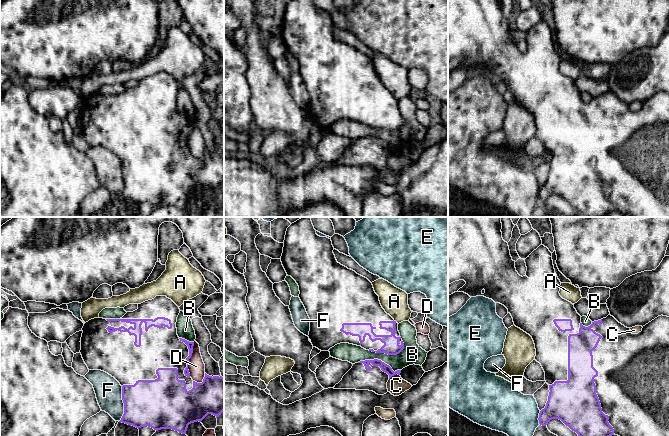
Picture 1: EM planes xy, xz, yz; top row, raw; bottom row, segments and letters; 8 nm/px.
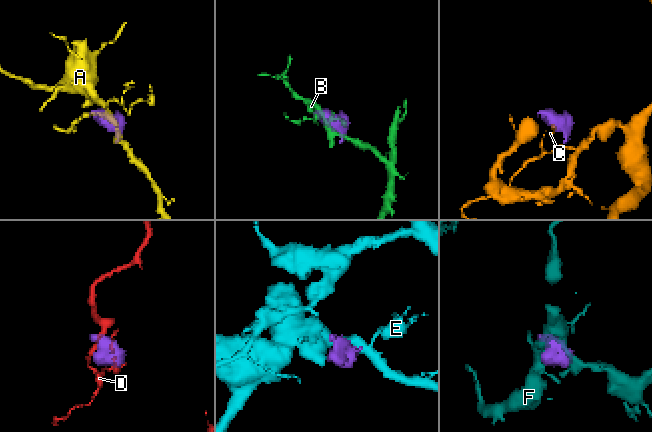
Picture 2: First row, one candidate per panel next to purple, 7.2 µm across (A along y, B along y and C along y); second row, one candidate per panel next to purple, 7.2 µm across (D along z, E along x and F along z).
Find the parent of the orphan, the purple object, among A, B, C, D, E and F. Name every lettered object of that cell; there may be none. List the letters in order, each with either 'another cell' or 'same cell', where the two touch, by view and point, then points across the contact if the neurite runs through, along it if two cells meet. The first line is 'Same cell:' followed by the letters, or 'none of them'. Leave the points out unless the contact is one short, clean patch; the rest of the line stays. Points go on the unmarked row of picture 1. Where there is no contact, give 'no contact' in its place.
Same cell: none of them
A: another cell; contact xz (395, 97); border xz (393, 96), (396, 97)
B: another cell; contact xz (379, 136)
C: another cell; contact xz (394, 150); border xz (399, 150), (394, 150), (389, 155)
D: another cell; contact xy (189, 134)
E: another cell; contact yz (538, 194)
F: another cell; contact xy (124, 180)

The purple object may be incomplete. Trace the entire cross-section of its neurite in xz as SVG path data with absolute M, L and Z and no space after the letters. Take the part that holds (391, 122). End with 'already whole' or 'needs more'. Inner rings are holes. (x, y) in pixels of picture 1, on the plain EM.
M291 0L286 7L282 41L299 62L299 74L310 94L309 115L321 127L349 119L388 131L404 125L398 99L382 84L372 59L337 38L331 15L316 10L313 0Z | needs more

